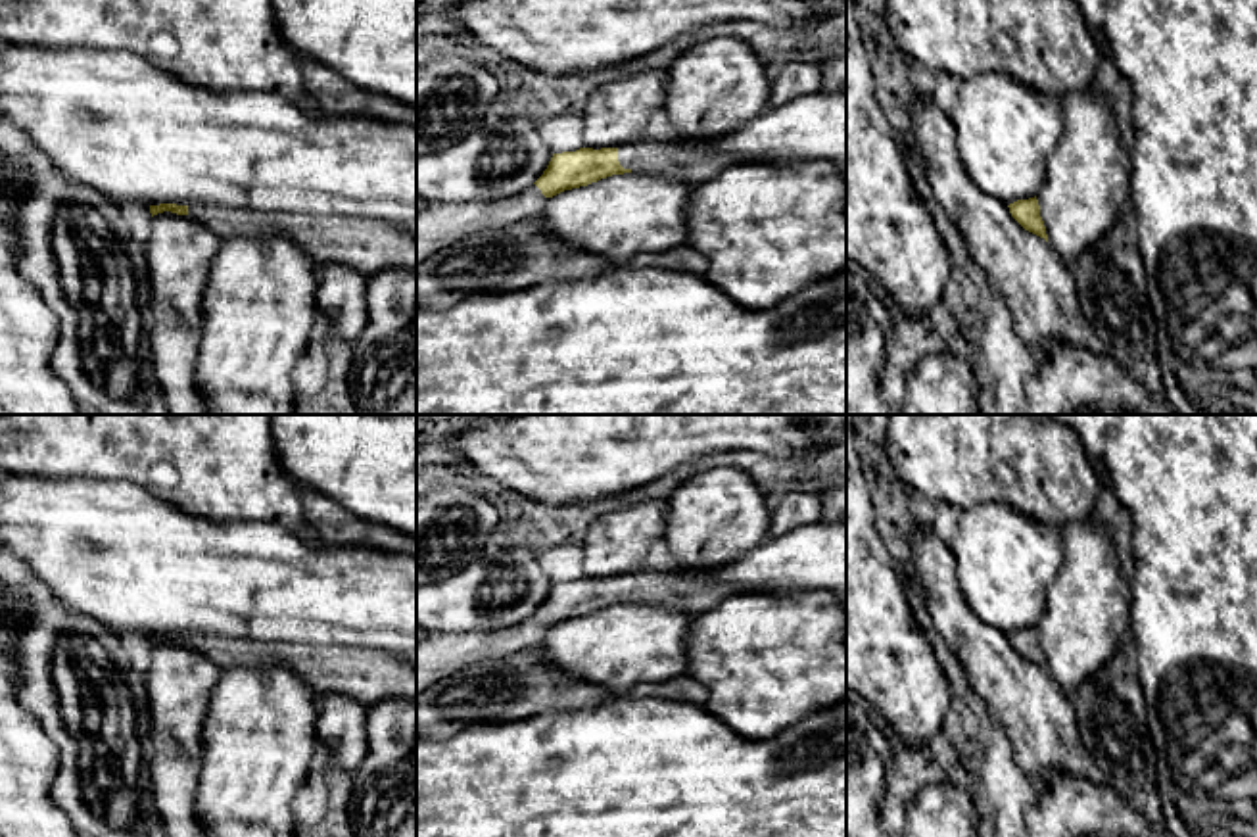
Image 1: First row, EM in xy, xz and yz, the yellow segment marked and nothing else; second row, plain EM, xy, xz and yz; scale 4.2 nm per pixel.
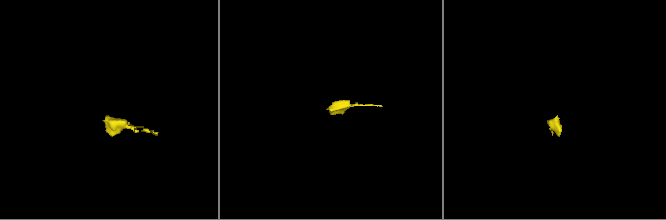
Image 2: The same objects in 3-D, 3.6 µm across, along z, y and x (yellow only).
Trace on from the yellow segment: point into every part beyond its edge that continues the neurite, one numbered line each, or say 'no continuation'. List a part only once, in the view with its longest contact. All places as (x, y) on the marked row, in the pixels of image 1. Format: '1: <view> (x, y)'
1: xz (663, 152)
2: xz (438, 225)

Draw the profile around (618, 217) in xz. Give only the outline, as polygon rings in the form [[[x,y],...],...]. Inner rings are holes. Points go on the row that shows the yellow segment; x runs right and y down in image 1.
[[[612,175],[549,198],[539,219],[566,244],[605,257],[614,267],[628,265],[643,253],[668,251],[687,244],[687,205],[695,186],[676,177]]]

